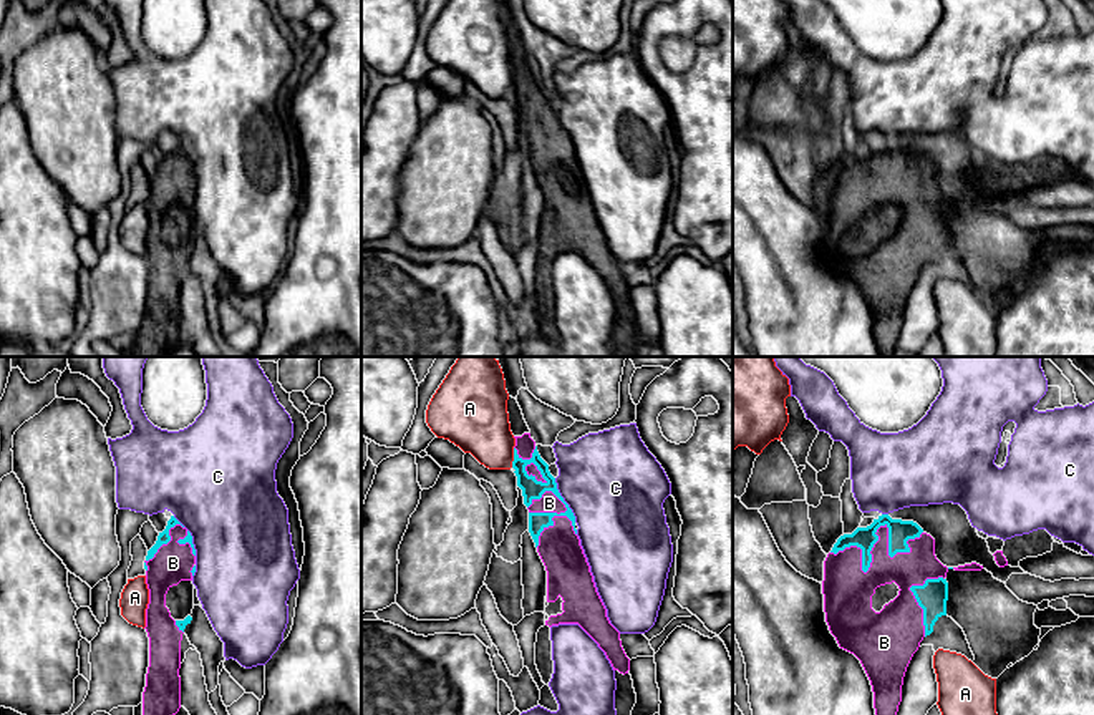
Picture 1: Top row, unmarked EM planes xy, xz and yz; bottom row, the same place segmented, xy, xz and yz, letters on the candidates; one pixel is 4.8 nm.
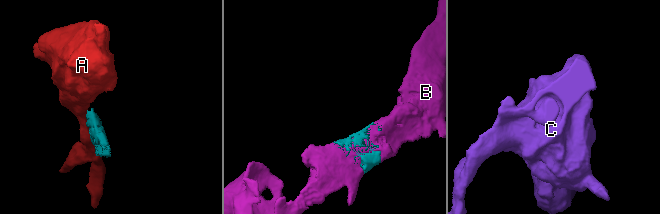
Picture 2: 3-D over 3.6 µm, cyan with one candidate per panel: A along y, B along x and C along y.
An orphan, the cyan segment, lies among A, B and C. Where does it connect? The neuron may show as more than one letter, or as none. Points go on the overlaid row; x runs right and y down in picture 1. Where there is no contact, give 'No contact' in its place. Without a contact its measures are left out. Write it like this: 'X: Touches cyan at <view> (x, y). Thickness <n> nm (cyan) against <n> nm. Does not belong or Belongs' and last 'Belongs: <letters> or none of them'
A: Touches cyan at xz (514, 458). Thickness 100 nm (cyan) against 300 nm. Does not belong
B: Touches cyan at yz (877, 538). Thickness 110 nm (cyan) against 190 nm. Belongs
C: Touches cyan at xz (562, 500). Thickness 100 nm (cyan) against 480 nm. Does not belong
Belongs: B

